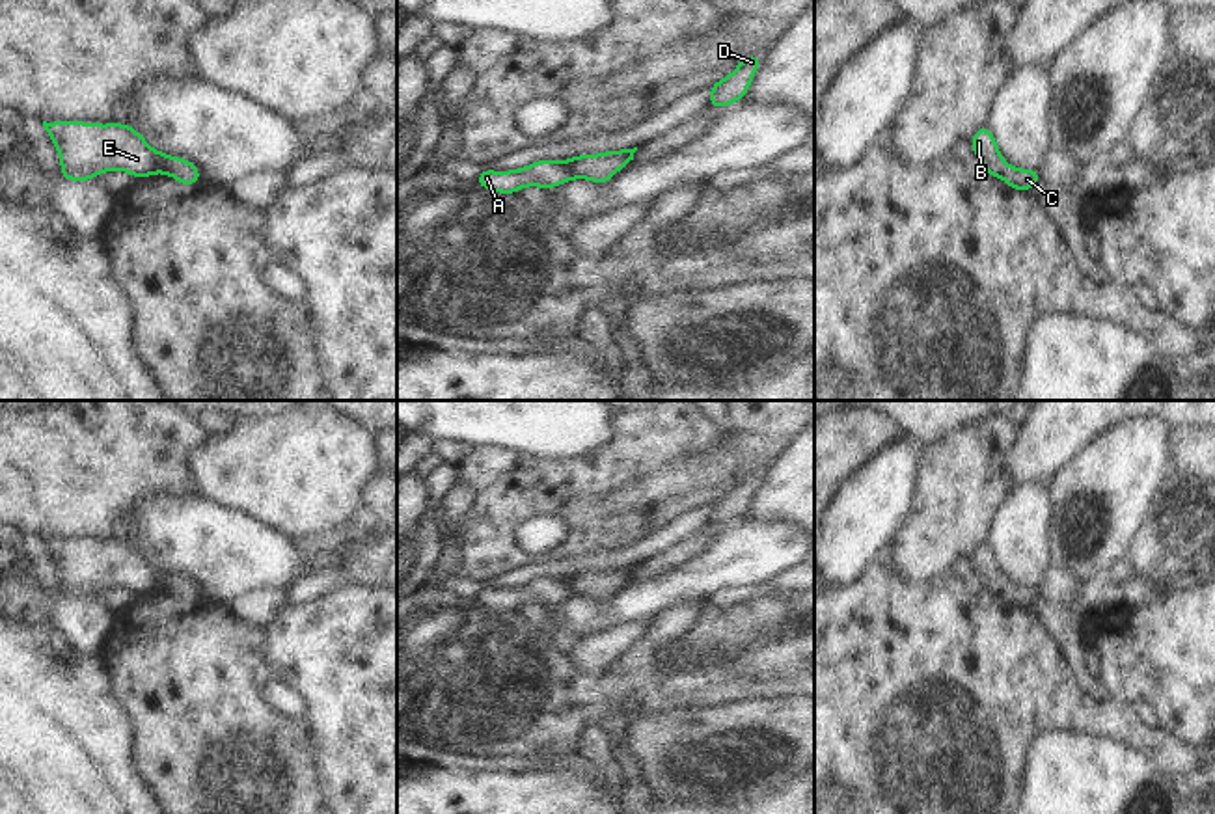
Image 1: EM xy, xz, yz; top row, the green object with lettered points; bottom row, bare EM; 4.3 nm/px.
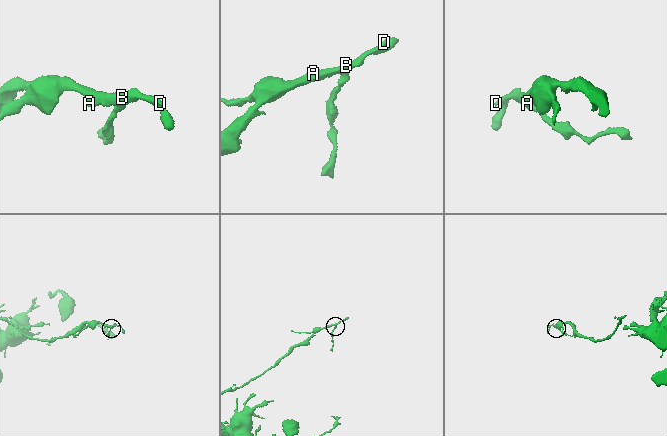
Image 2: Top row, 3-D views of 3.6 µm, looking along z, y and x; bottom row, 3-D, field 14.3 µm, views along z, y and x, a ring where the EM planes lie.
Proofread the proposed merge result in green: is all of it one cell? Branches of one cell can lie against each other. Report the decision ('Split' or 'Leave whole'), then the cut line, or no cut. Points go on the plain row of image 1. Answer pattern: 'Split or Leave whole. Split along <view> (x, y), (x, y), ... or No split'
Leave whole. No split.

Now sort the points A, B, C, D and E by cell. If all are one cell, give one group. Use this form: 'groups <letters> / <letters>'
groups A B C D E

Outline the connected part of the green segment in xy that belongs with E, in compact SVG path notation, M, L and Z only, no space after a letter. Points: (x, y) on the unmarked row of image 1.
M43 538L43 544L60 572L60 592L67 598L91 598L110 587L127 589L136 596L166 590L184 604L201 596L190 577L157 570L130 542Z

